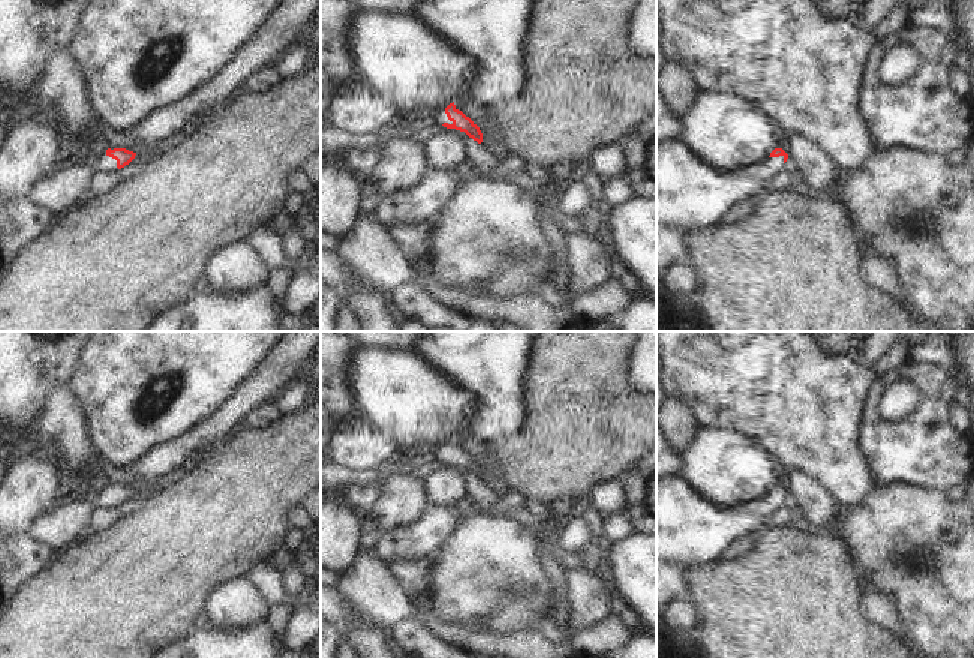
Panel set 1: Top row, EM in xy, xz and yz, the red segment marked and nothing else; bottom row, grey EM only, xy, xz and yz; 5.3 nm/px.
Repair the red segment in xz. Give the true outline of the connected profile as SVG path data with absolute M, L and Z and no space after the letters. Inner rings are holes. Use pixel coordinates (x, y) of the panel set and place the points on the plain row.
M430 331L417 346L436 367L451 375L462 387L480 396L480 412L472 432L457 444L450 439L435 447L435 454L447 465L465 468L483 478L483 469L475 460L494 441L512 438L526 421L524 373L532 355L536 331Z

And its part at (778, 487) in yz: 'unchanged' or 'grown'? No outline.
grown

